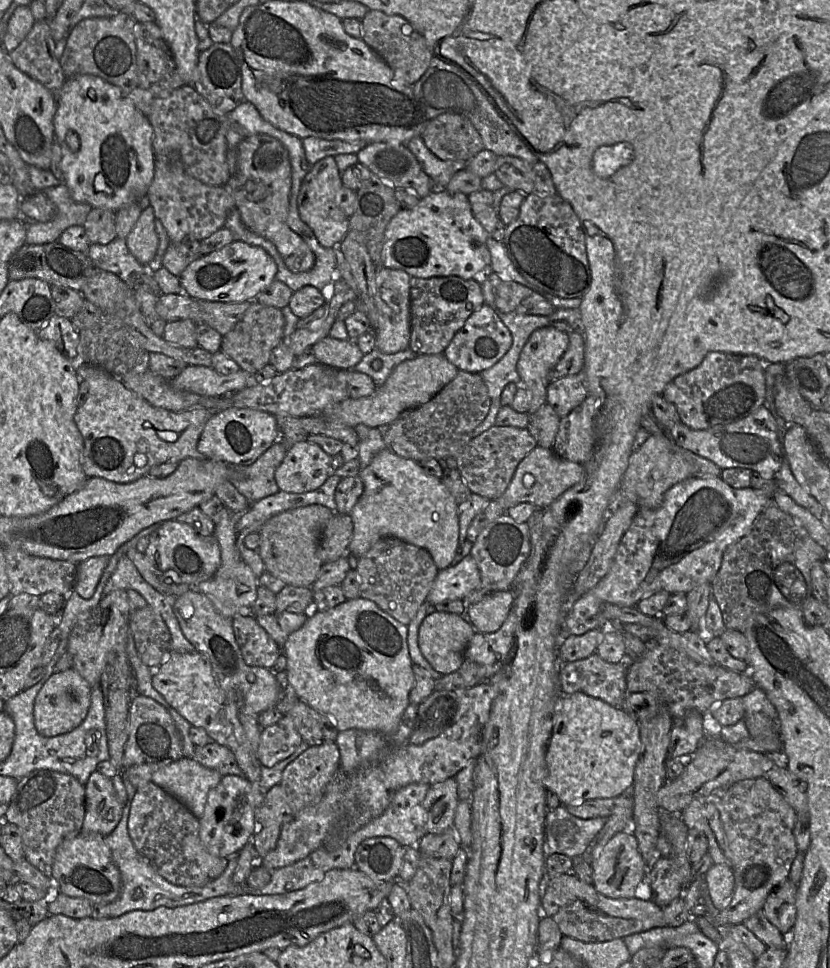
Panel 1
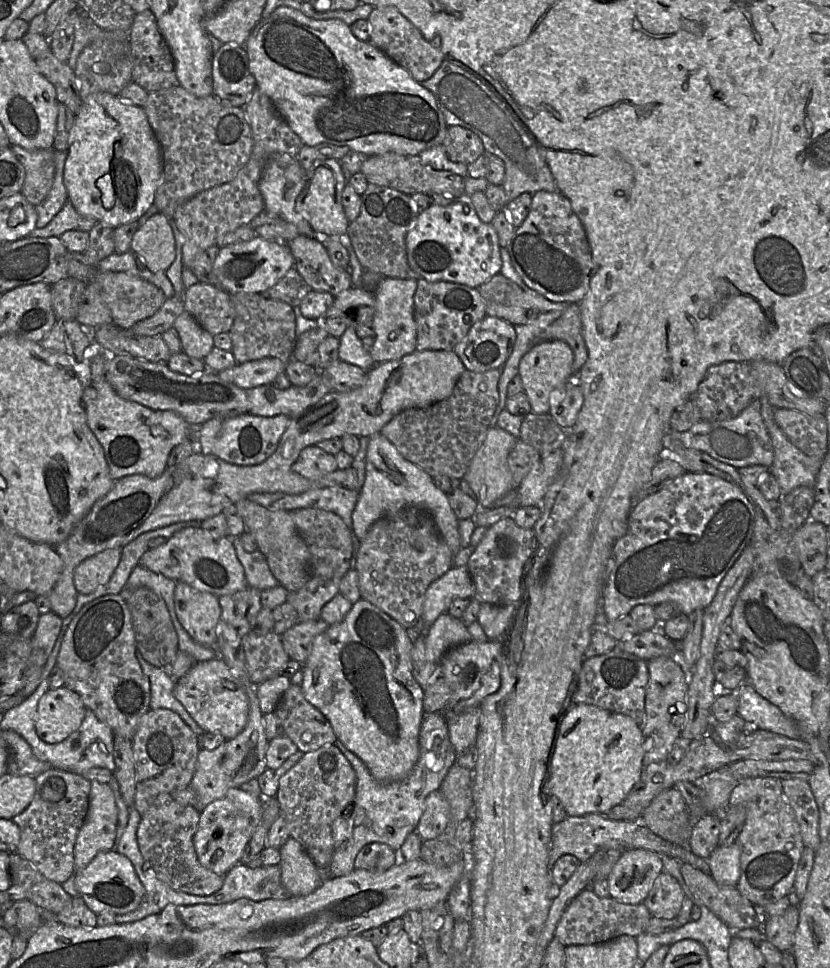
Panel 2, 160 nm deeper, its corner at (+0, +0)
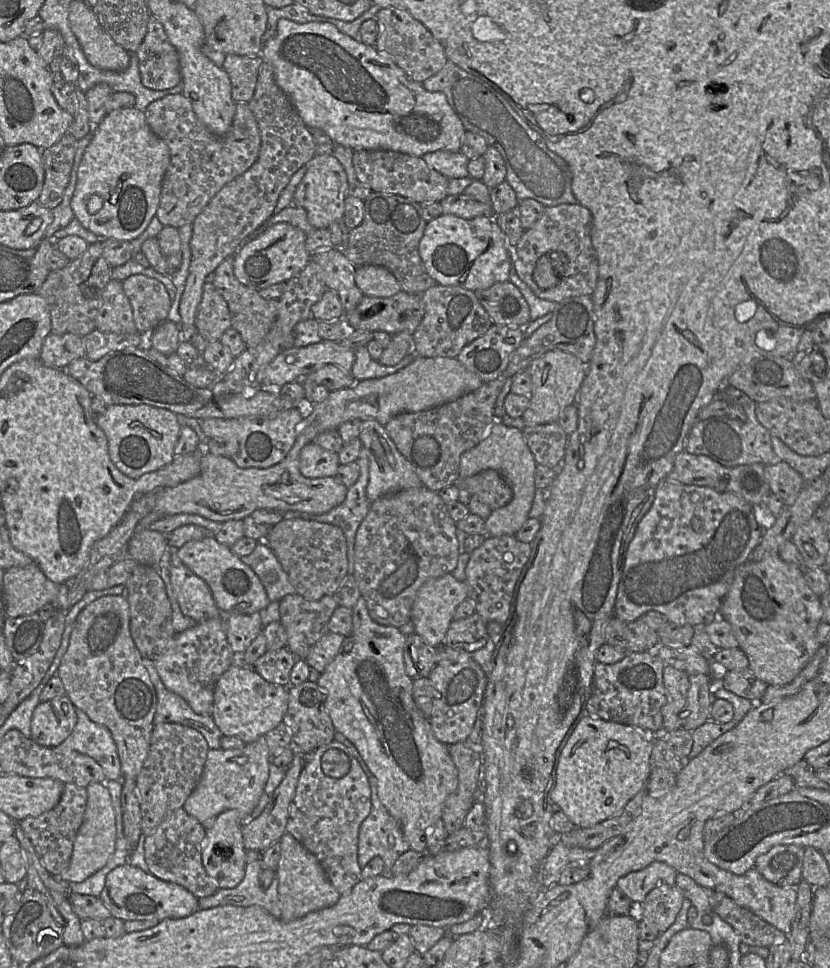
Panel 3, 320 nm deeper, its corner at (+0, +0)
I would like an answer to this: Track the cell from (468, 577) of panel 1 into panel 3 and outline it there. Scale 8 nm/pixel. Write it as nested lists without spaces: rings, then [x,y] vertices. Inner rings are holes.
[[[451,573],[426,582],[418,590],[411,610],[415,634],[419,635],[429,647],[436,648],[442,645],[456,608],[466,598],[468,598],[466,582],[458,581]]]

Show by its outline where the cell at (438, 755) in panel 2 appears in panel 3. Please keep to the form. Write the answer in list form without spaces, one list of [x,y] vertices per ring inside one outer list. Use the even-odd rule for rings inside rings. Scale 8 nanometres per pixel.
[[[335,732],[334,738],[336,741],[347,747],[352,756],[357,760],[368,779],[371,791],[371,811],[369,815],[365,818],[365,820],[361,823],[359,828],[357,855],[358,865],[362,869],[368,864],[371,859],[373,859],[374,857],[380,857],[384,862],[384,868],[381,875],[390,877],[392,876],[391,870],[395,861],[400,855],[410,850],[410,846],[404,838],[400,824],[389,814],[387,809],[381,803],[377,793],[376,778],[372,775],[372,773],[366,766],[357,748],[340,733]]]

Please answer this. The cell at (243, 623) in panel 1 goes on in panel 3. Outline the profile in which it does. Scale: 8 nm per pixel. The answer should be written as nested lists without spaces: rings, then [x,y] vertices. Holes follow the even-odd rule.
[[[286,648],[266,651],[252,668],[269,683],[289,687],[290,672],[298,659]]]

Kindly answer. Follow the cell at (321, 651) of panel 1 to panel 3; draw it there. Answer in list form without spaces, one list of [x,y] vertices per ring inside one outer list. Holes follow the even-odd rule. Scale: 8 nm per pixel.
[[[360,596],[352,609],[352,632],[345,637],[336,657],[320,673],[317,685],[324,691],[325,708],[334,729],[358,750],[366,766],[376,778],[377,793],[389,814],[400,824],[410,849],[427,849],[427,829],[442,818],[447,797],[458,787],[458,772],[451,758],[449,746],[437,740],[425,716],[413,699],[413,679],[406,671],[403,648],[406,636],[398,628],[374,622]]]

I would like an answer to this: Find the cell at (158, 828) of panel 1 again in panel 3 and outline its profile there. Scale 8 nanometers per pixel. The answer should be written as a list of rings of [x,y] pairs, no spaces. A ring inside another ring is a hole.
[[[184,808],[170,812],[156,830],[145,838],[144,855],[149,872],[164,881],[178,884],[197,898],[213,895],[219,886],[208,876],[202,864],[206,829]]]

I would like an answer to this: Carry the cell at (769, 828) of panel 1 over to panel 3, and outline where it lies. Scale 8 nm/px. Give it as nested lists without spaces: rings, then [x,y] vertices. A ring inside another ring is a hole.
[[[777,845],[760,855],[754,867],[766,880],[780,887],[795,887],[802,881],[804,848]]]

